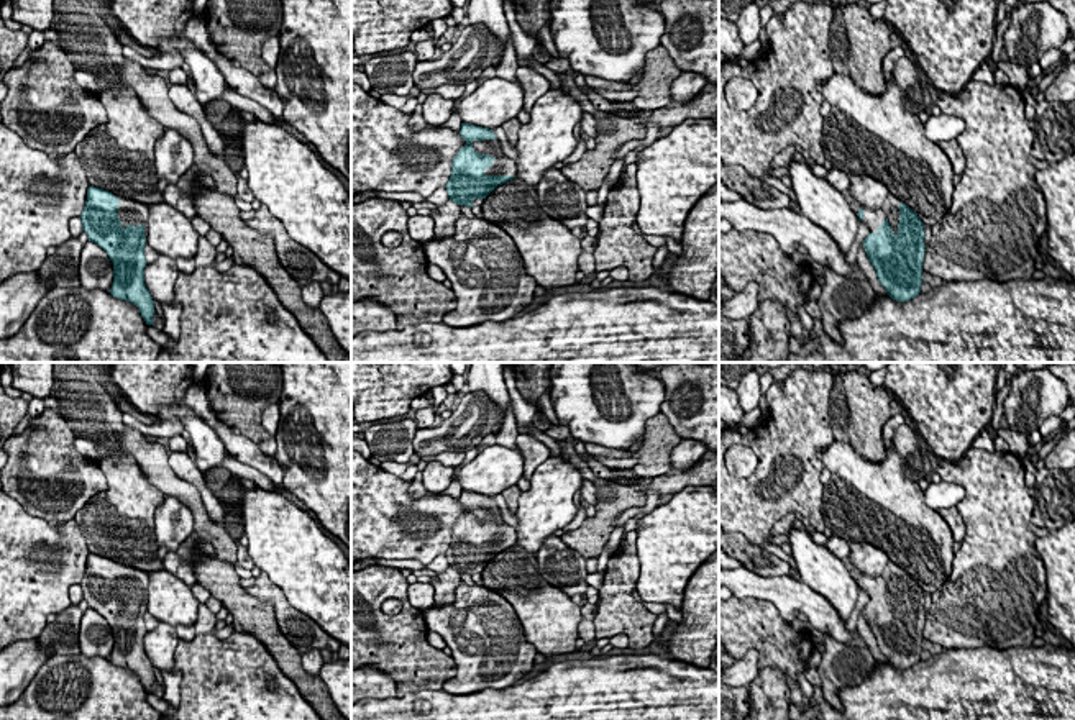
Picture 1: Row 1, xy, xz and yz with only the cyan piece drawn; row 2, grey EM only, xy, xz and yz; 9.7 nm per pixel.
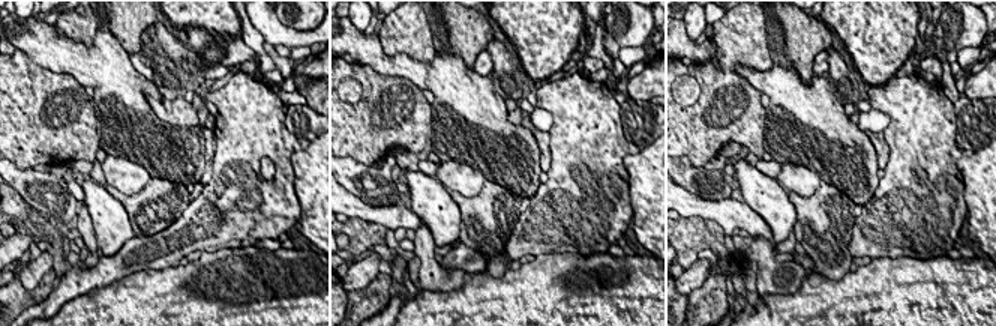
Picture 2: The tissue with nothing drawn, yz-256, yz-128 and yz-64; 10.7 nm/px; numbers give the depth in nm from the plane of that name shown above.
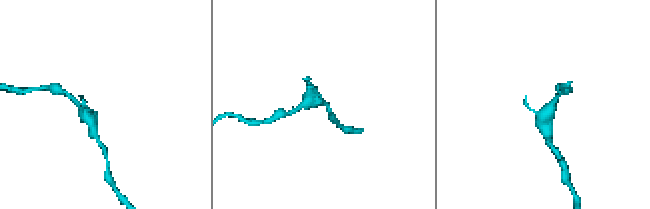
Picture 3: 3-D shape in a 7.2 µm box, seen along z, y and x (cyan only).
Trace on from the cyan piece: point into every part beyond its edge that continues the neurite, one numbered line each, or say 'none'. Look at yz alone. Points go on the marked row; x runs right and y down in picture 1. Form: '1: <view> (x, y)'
1: yz (873, 218)

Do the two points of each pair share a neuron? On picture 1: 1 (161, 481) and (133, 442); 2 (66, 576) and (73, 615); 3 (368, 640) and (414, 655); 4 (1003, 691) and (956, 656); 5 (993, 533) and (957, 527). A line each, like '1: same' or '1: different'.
1: same
2: different
3: same
4: same
5: different

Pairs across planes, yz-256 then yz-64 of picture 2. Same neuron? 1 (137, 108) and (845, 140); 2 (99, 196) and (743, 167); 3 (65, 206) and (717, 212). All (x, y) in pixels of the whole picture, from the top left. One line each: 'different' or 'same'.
1: same
2: same
3: different

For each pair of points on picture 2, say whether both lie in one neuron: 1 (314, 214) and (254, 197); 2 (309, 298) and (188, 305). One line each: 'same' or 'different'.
1: different
2: same

